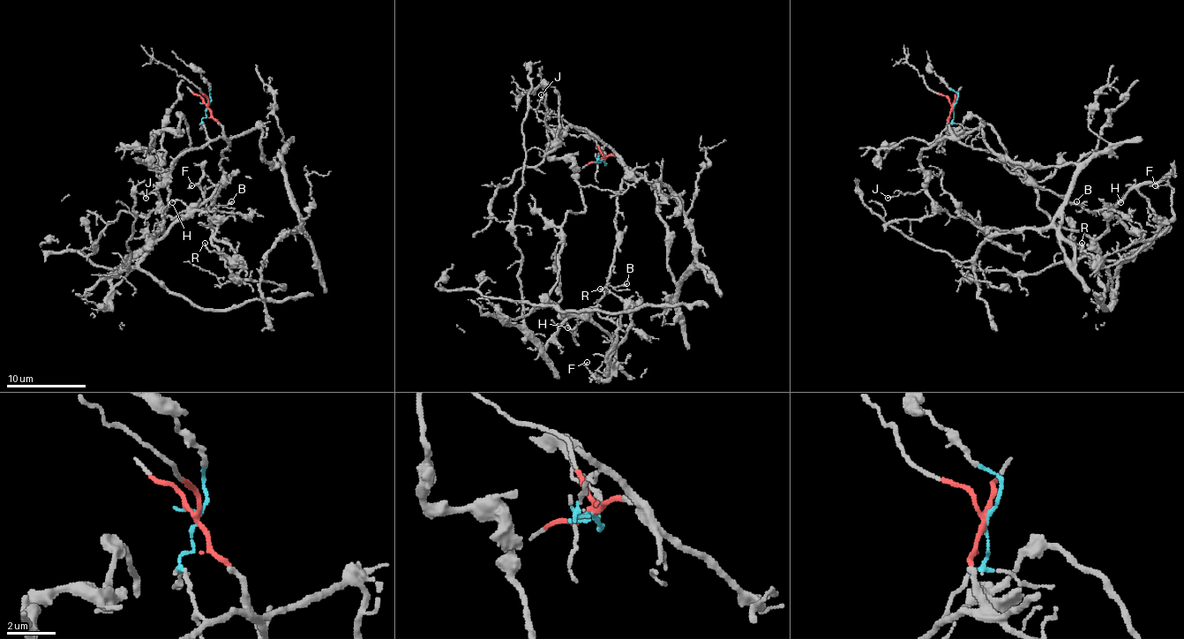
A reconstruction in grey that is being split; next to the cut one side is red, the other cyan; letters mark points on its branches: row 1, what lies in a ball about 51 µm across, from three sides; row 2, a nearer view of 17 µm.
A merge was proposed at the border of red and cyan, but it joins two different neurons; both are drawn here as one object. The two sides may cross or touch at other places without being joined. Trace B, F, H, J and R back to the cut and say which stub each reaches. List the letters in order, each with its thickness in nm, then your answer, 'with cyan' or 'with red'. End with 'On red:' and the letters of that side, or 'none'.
B: calibre 140 nm; with red
F: calibre 140 nm; with red
H: calibre 140 nm; with red
J: calibre 120 nm; with cyan
R: calibre 160 nm; with red
On red: B, F, H, R

